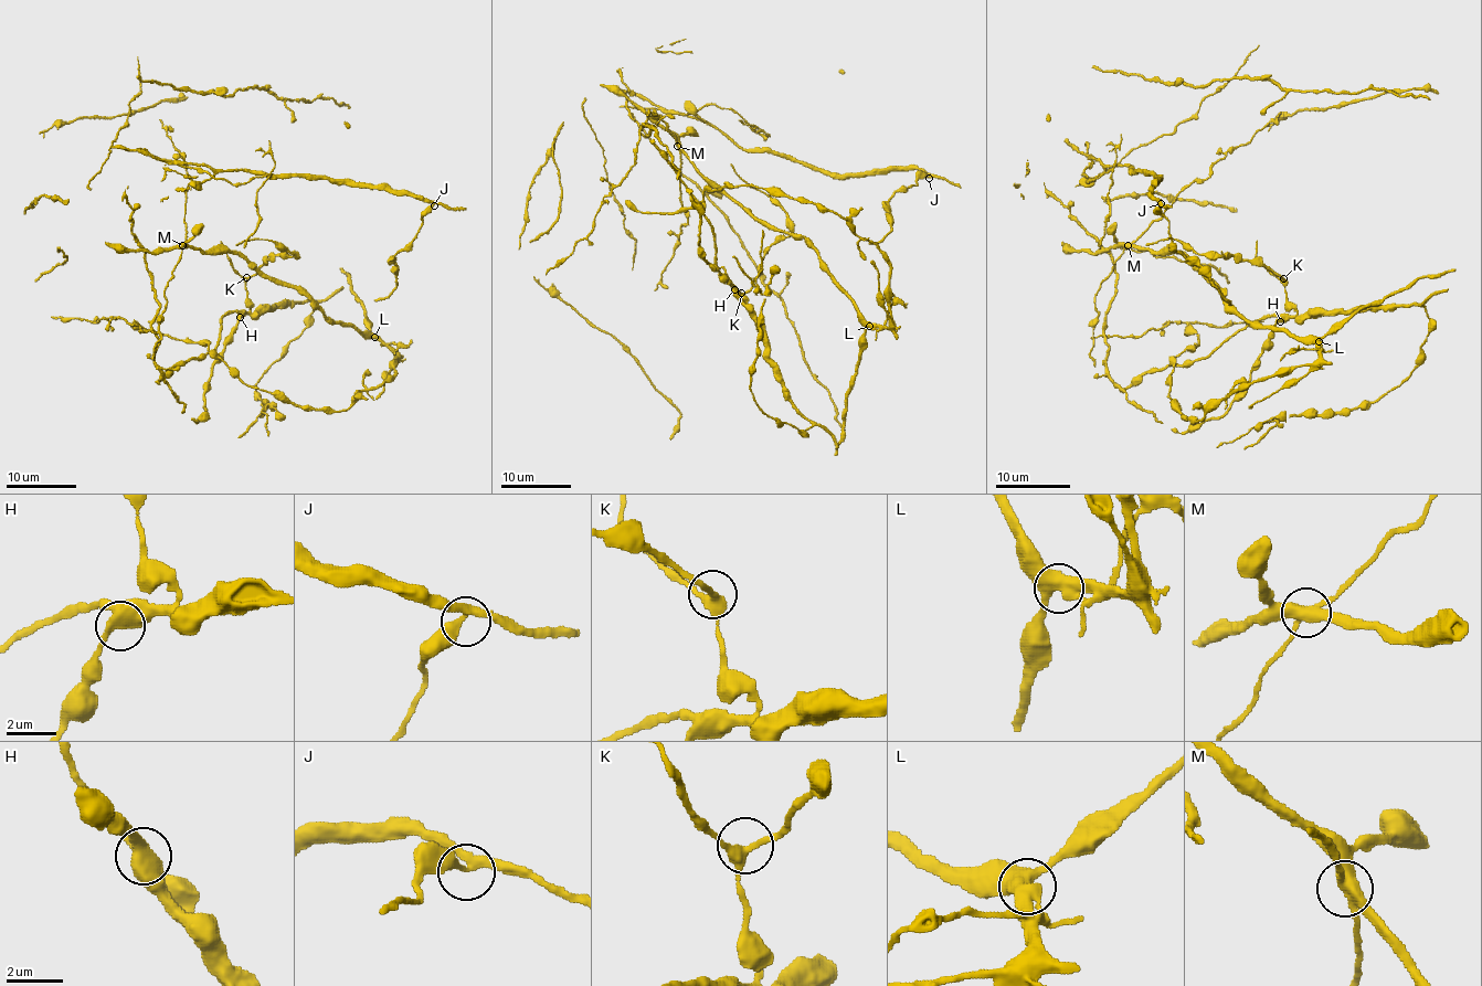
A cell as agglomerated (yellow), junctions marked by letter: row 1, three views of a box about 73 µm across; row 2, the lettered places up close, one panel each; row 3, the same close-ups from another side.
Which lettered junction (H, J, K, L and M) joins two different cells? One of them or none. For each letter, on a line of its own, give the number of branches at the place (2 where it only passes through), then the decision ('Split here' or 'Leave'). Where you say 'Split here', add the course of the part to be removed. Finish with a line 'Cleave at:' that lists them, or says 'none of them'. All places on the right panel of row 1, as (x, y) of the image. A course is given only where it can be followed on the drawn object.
H: Branches: 3. Leave
J: Branches: 3. Leave
K: Branches: 3. Leave
L: Branches: 3. Leave
M: Branches: 4. Split here
Cleave at: M

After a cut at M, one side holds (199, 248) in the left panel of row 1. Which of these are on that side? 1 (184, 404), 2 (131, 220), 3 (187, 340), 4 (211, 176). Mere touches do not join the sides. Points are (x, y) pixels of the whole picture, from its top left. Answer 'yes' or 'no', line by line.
1: no
2: no
3: yes
4: yes

